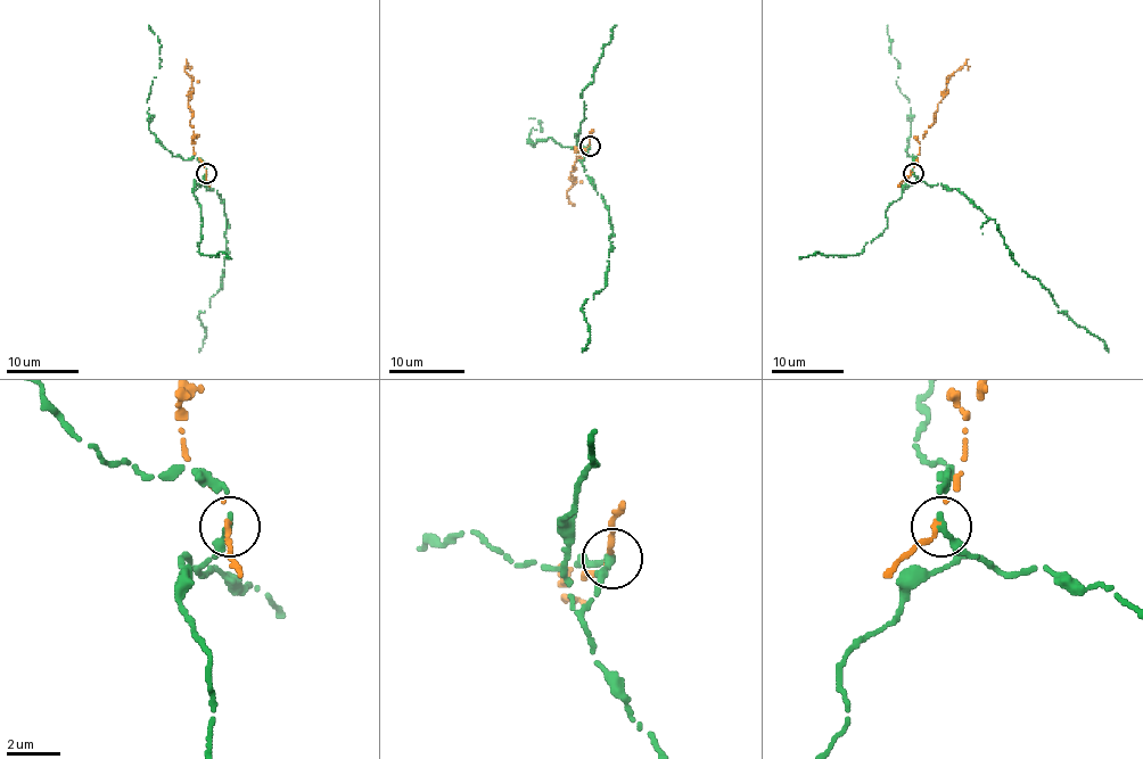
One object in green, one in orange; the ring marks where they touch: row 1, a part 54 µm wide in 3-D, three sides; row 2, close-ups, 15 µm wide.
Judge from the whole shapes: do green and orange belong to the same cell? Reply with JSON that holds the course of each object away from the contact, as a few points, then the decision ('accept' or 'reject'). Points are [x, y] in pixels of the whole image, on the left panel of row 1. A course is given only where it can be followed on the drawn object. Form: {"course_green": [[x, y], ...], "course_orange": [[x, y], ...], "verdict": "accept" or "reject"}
{"course_green": [[206, 172], [199, 184], [216, 190], [228, 219], [222, 287], [199, 314], [206, 336], [199, 352]], "course_orange": [[206, 172], [194, 153], [188, 99], [191, 81], [184, 66], [188, 65], [190, 69]], "verdict": "reject"}

